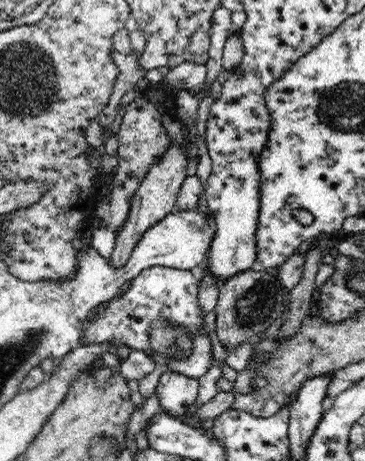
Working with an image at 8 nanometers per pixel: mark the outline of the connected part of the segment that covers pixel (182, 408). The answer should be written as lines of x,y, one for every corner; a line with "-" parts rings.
175,368
169,369
169,371
164,371
162,376
160,376
158,386
156,386
154,393
159,397
162,412
168,411
172,416
175,416
175,414
184,415
188,410
188,406
196,400
198,394
198,379
182,375

